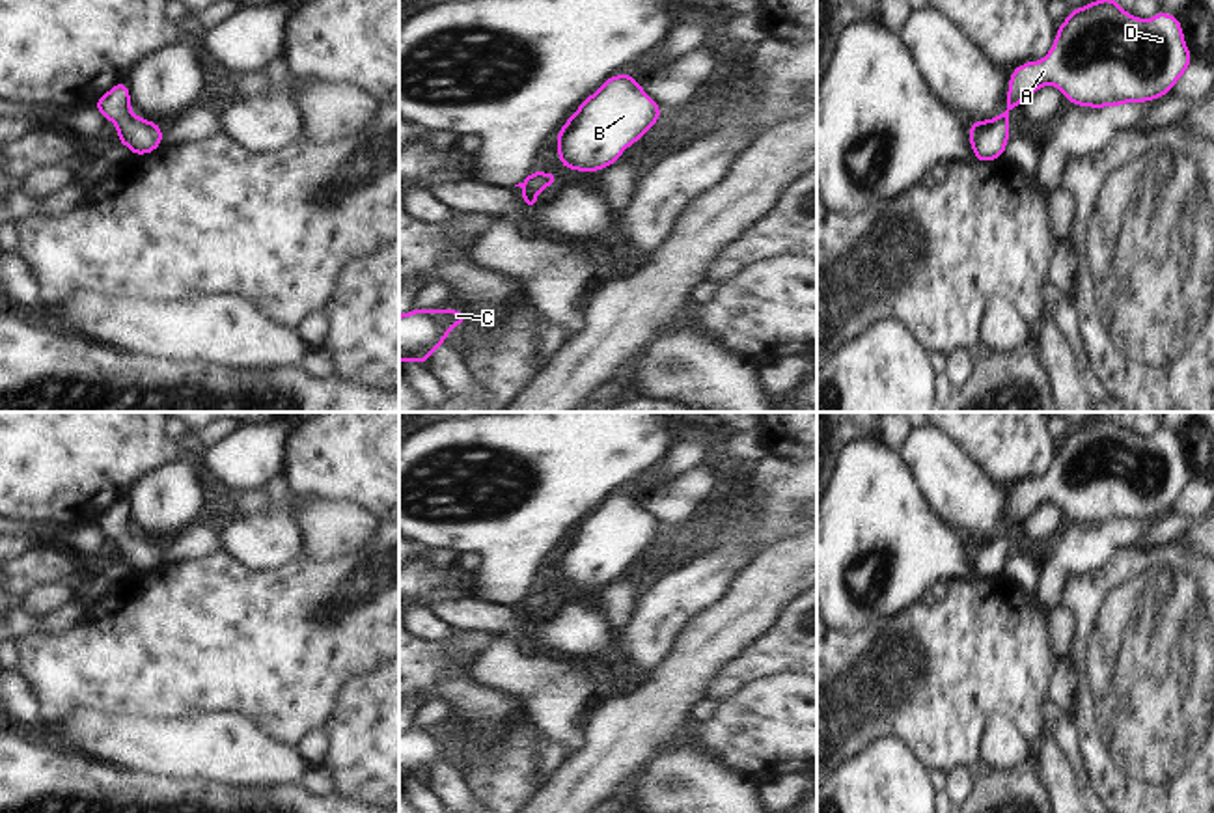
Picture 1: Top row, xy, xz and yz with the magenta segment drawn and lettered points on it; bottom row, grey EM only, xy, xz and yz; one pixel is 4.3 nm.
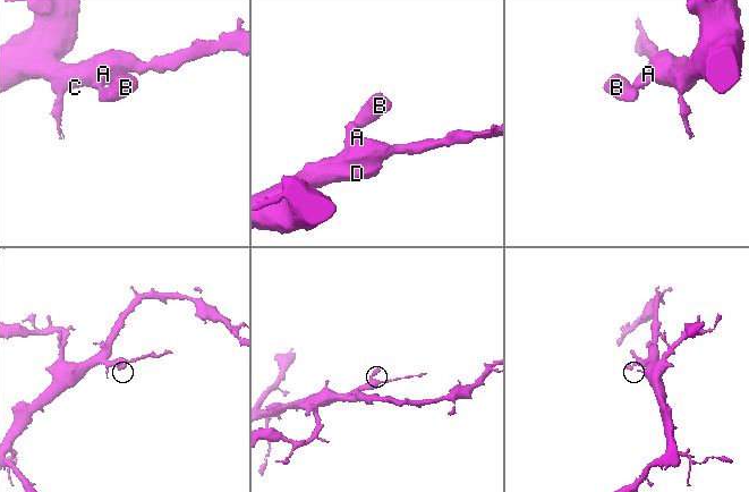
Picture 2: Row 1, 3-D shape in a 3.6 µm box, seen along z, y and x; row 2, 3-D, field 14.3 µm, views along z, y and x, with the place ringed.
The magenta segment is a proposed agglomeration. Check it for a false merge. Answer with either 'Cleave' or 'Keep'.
Keep.

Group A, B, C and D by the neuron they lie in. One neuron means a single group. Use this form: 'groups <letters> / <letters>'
groups A B C D

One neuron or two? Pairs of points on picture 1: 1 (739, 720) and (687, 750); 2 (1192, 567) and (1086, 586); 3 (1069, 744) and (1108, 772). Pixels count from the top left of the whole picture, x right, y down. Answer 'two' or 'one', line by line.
1: two
2: one
3: two

